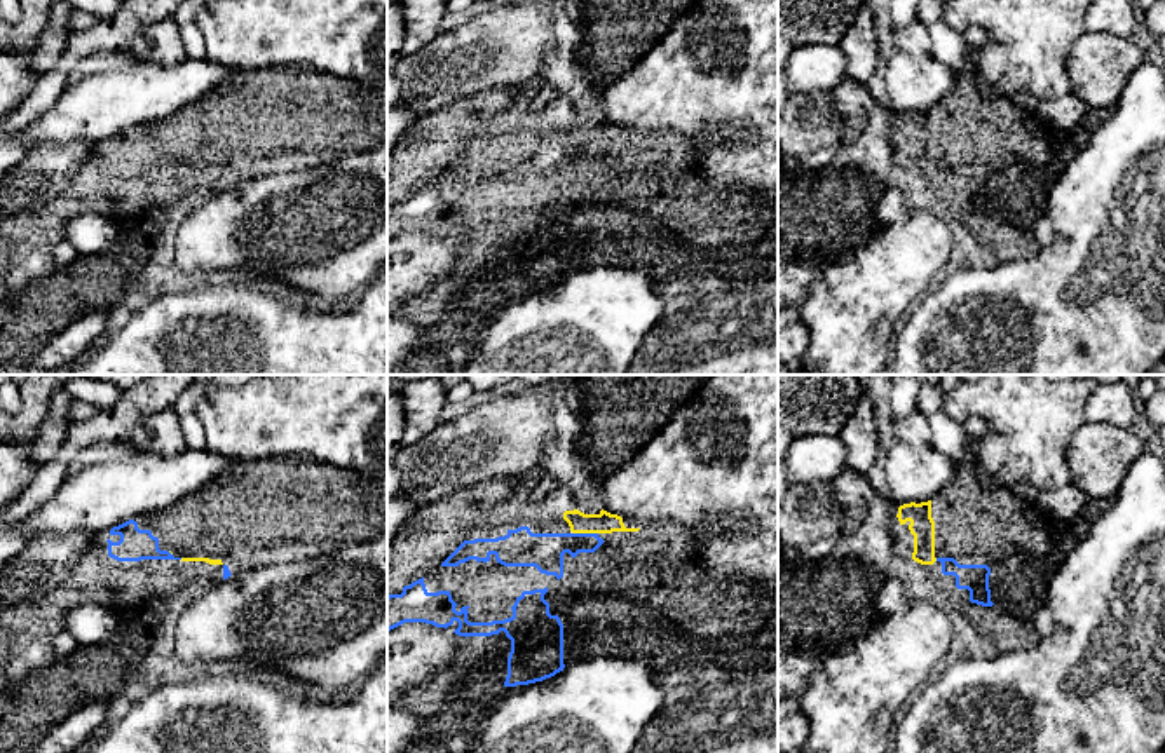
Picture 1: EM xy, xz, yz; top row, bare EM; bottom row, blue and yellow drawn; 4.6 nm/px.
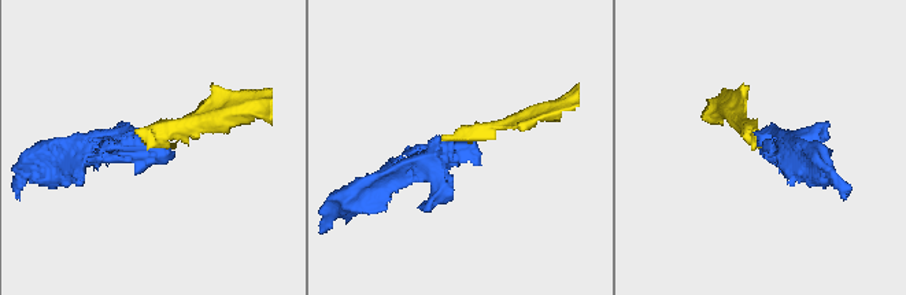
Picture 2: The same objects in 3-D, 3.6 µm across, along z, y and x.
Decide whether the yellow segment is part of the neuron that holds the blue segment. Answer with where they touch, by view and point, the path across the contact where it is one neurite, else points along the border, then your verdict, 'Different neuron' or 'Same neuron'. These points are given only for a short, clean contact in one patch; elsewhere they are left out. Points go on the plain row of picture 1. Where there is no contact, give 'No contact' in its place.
Touches blue at xz (585, 143). Same neuron

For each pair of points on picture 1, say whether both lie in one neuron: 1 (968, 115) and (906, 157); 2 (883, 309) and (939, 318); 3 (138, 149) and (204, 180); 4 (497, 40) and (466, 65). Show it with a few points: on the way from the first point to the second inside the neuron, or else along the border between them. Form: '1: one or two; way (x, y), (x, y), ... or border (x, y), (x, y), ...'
1: one; way (953, 131), (940, 143), (921, 143)
2: two; border (923, 297), (918, 300)
3: one; way (154, 164), (166, 176), (189, 176)
4: one; way (490, 47), (473, 58)

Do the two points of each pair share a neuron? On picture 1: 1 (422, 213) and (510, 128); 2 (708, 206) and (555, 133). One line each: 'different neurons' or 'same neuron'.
1: same neuron
2: same neuron

